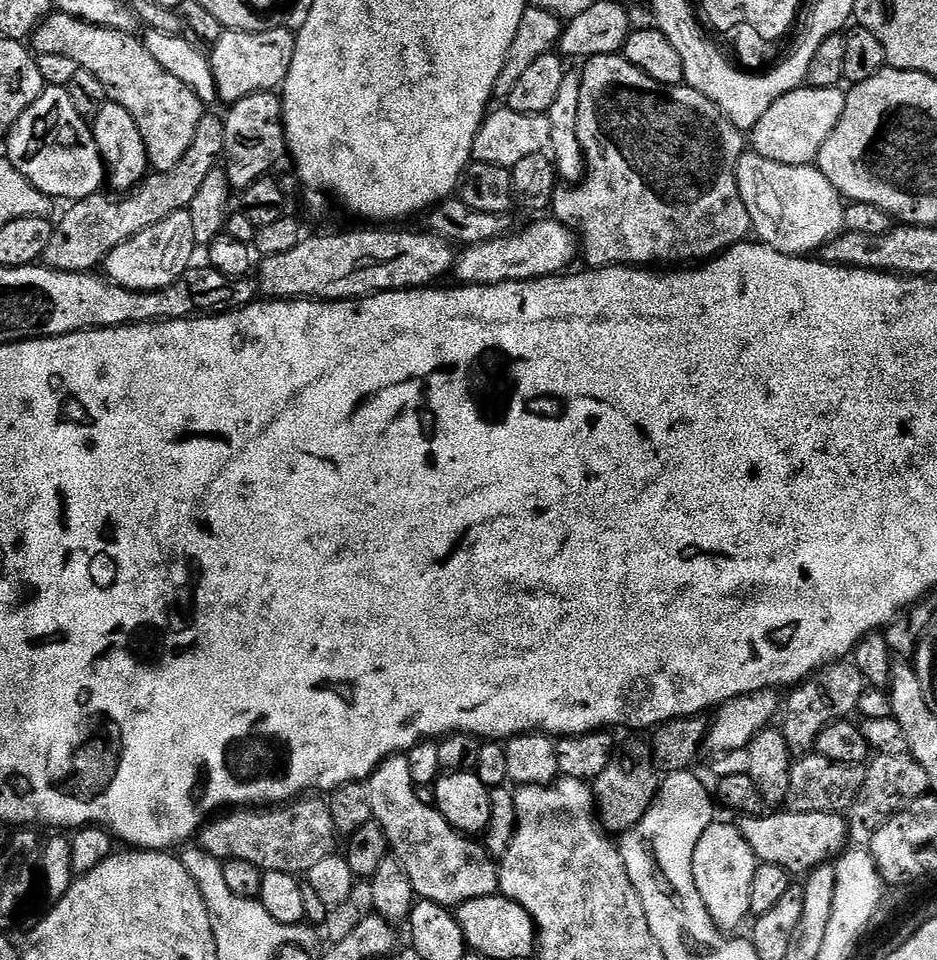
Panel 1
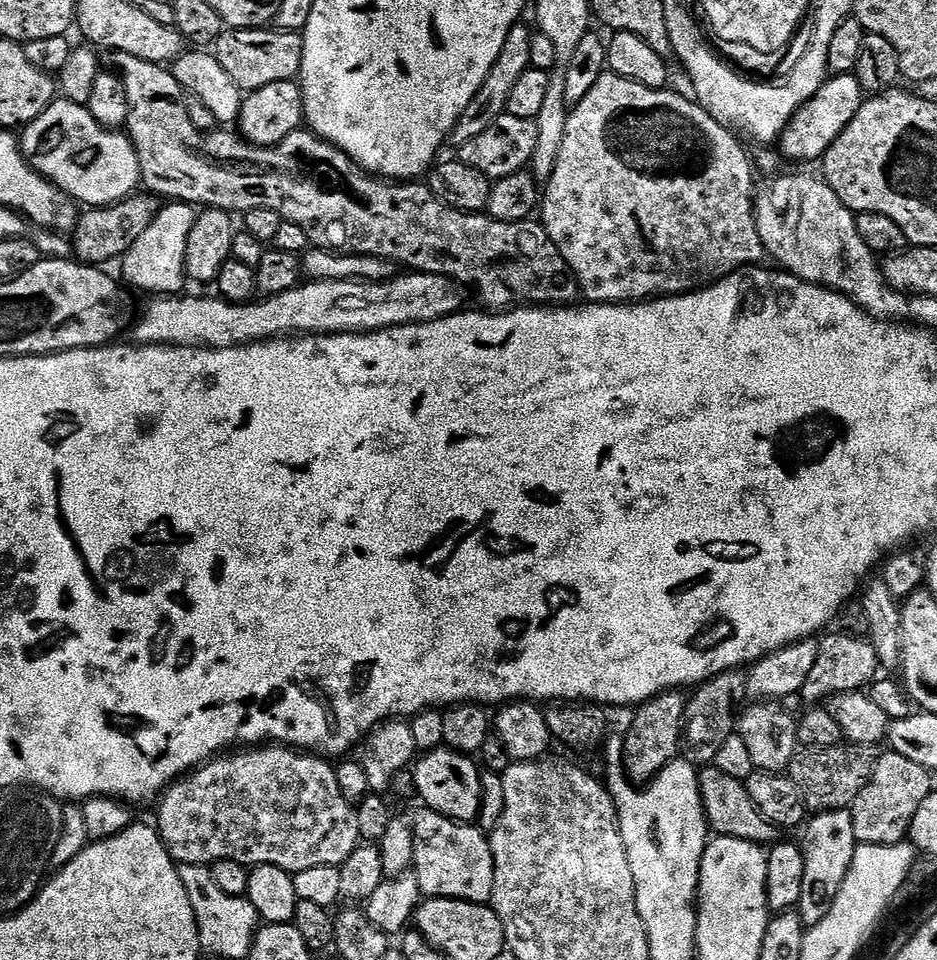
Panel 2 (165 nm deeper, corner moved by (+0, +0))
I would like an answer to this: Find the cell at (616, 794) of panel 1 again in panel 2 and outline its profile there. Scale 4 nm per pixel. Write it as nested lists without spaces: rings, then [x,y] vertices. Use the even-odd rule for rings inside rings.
[[[683,691],[663,692],[639,705],[628,724],[622,743],[622,767],[631,783],[643,786],[653,780],[671,760],[681,755],[681,736],[685,730],[686,696]]]

